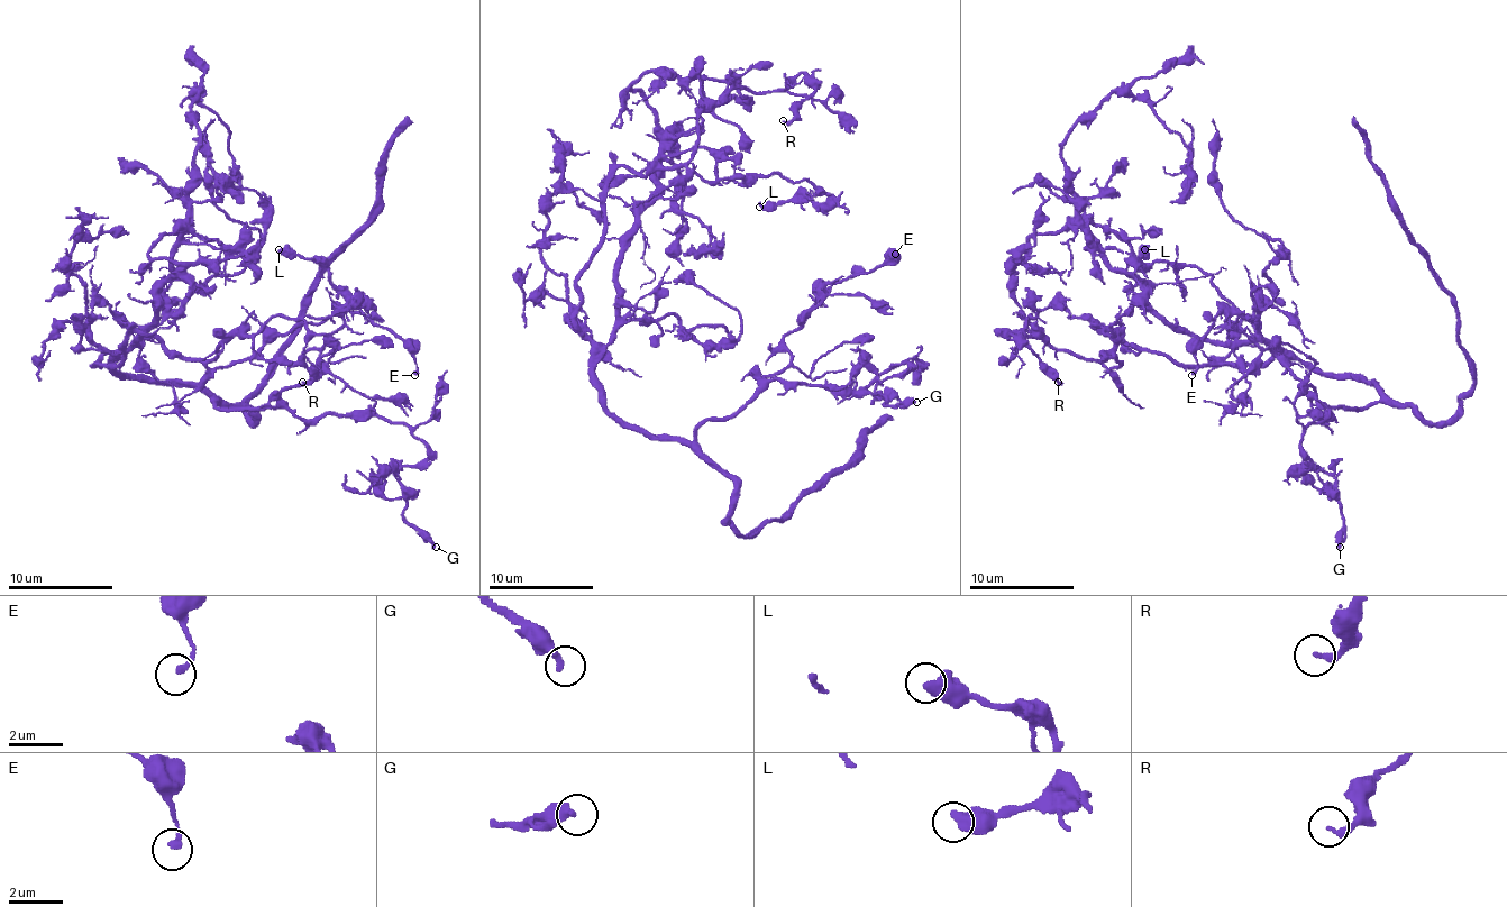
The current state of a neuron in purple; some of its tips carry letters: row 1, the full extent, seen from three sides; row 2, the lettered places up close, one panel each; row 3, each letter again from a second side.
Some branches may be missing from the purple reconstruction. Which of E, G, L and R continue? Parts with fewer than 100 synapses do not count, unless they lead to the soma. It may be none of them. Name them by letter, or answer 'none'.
none

